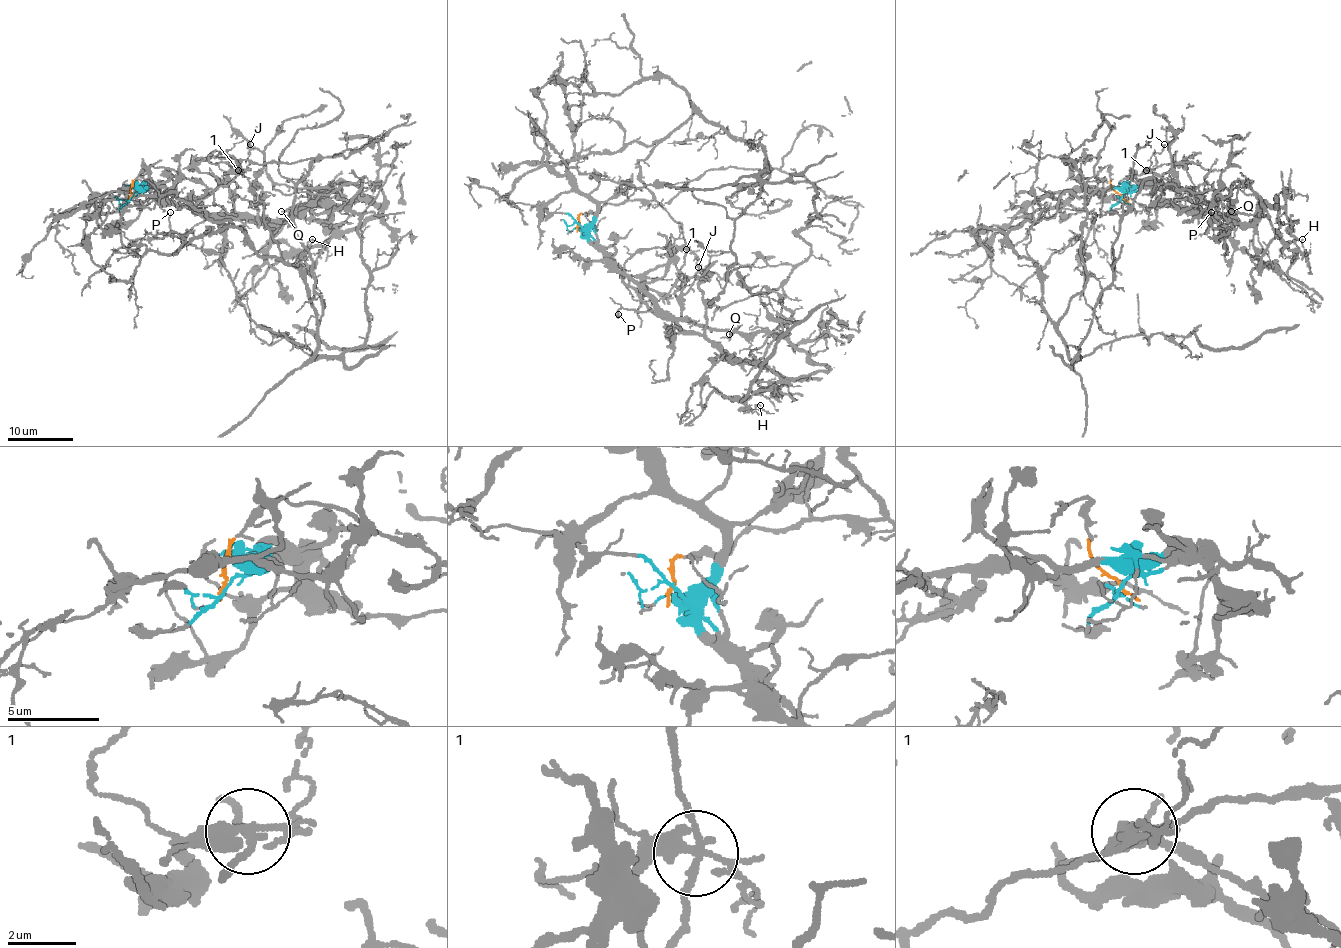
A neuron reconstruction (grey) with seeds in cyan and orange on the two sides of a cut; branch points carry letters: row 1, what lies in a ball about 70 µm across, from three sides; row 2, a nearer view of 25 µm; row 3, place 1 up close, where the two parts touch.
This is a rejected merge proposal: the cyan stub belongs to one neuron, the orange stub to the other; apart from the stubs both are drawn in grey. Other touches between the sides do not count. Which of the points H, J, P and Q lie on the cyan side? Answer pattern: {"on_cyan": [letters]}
{"on_cyan": ["H", "J", "P", "Q"]}

